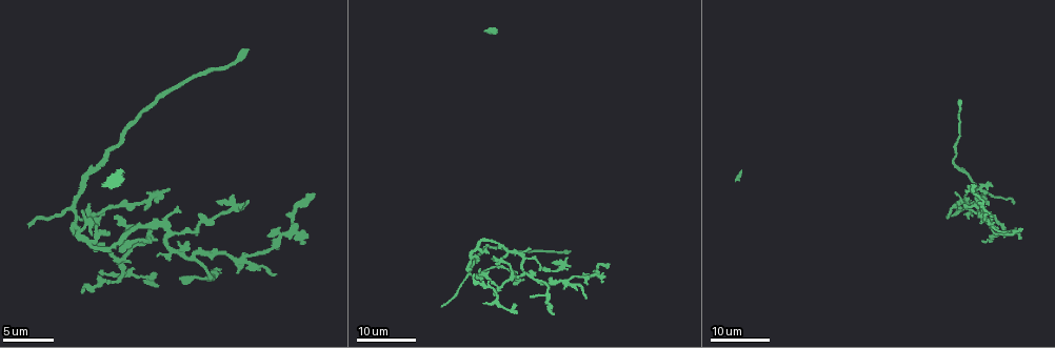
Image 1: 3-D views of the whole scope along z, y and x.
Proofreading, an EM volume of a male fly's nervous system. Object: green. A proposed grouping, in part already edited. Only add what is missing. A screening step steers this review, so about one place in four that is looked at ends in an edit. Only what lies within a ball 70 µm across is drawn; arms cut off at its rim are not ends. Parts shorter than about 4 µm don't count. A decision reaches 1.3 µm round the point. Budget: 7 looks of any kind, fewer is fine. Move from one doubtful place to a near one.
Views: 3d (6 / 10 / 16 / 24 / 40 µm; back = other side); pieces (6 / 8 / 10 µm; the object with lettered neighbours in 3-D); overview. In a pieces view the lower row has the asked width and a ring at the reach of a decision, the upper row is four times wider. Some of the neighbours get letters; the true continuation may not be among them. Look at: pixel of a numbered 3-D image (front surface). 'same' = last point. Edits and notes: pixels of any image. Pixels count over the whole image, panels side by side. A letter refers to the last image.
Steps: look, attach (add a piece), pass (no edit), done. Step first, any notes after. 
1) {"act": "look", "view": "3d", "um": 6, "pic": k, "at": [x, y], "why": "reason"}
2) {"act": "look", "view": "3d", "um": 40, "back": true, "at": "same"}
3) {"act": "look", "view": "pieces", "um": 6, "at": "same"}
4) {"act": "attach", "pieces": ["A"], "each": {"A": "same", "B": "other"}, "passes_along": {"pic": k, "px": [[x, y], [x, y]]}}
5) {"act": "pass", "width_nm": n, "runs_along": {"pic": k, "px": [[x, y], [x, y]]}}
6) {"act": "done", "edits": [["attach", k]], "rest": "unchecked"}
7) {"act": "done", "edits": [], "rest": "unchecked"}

{"act": "look", "view": "3d", "um": 24, "pic": 1, "at": [28, 224]}

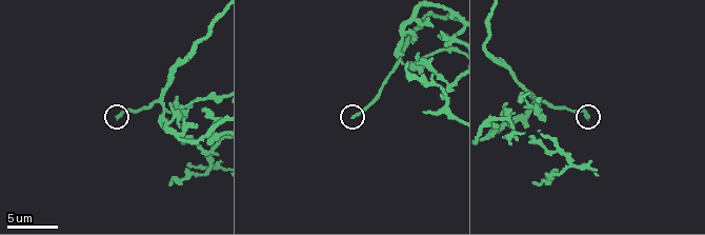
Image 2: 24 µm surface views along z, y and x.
{"act": "look", "view": "pieces", "um": 8, "pic": 2, "at": [353, 118]}

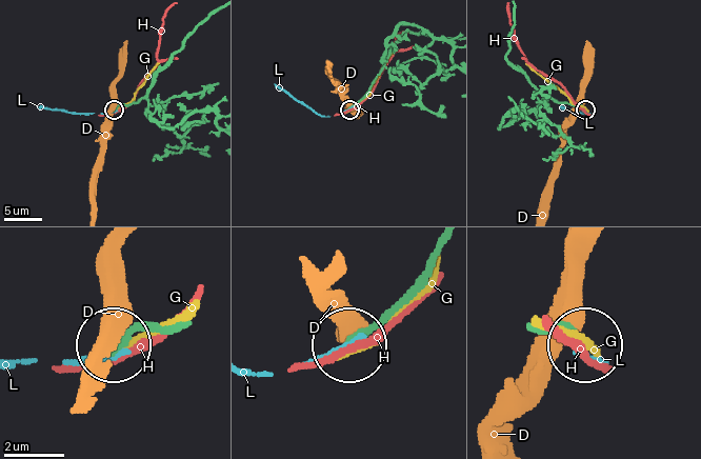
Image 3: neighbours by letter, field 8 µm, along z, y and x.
{"act": "pass", "each": {"D": "other", "G": "other", "H": "other", "L": "other"}, "runs_along": {"pic": 3, "px": [[440, 247], [352, 343]]}, "found": "no lettered piece goes on from it"}

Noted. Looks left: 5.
{"act": "look", "view": "3d", "um": 24, "pic": 1, "at": [516, 275], "why": "thin end"}

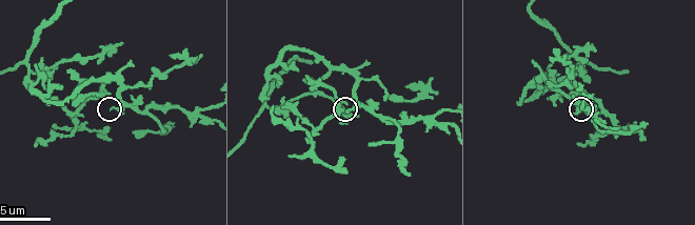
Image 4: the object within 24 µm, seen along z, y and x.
{"act": "look", "view": "pieces", "um": 6, "pic": 4, "at": [114, 108]}

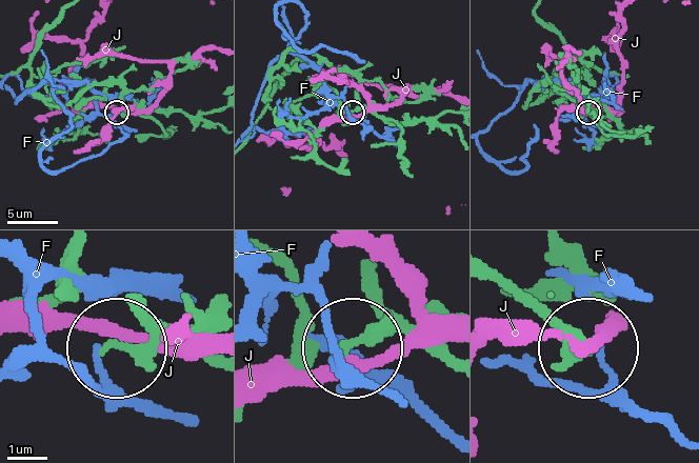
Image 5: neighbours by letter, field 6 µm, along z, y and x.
{"act": "pass", "each": {"F": "other", "J": "other"}, "found": "no lettered piece goes on from it"}

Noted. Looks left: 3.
{"act": "look", "view": "pieces", "um": 6, "pic": 4, "at": [616, 128]}

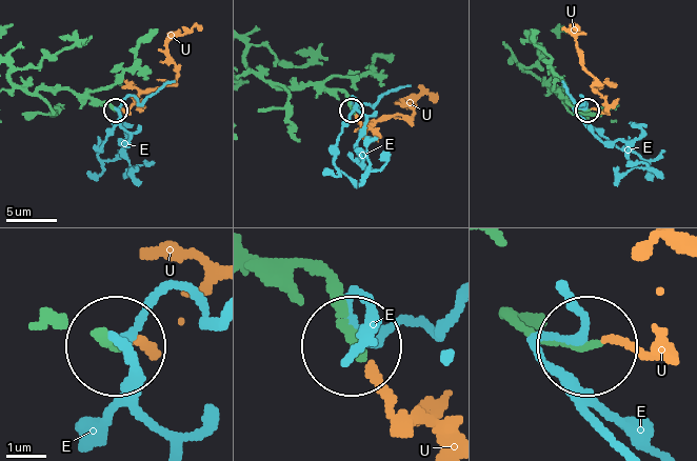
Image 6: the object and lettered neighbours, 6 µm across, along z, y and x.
{"act": "attach", "pieces": ["U"], "each": {"E": "other", "U": "same"}, "passes_along": {"pic": 6, "px": [[95, 338], [158, 344]]}, "found": "it goes on there"}

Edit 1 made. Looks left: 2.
{"act": "done", "edits": [["attach", 6]], "rest": "unchecked"}

